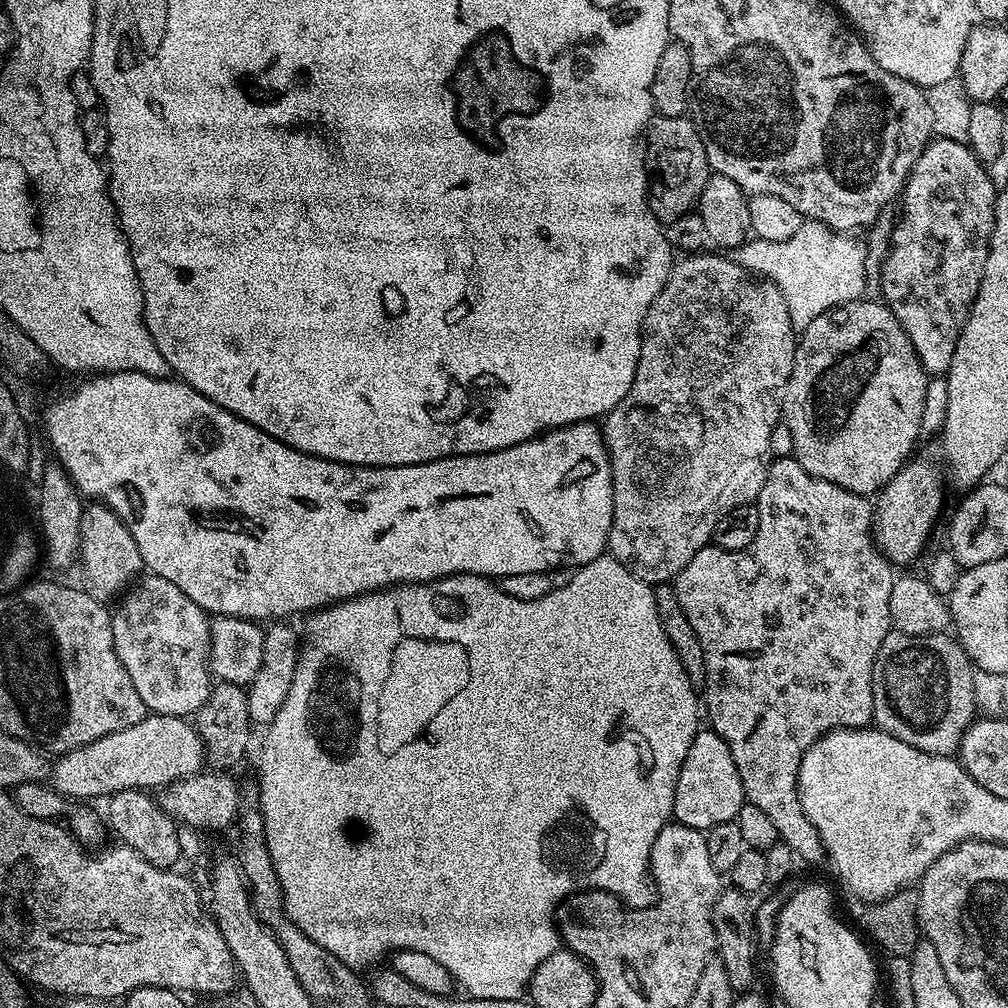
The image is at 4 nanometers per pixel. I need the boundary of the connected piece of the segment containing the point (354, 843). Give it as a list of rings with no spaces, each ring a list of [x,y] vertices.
[[[605,554],[605,555],[602,555],[602,556],[599,556],[599,557],[598,557],[598,558],[594,558],[594,562],[590,562],[590,563],[589,563],[589,564],[582,564],[582,565],[579,565],[579,567],[577,567],[577,568],[576,568],[576,569],[575,569],[575,571],[573,571],[573,572],[572,572],[572,573],[571,573],[571,576],[572,576],[572,581],[570,581],[570,582],[569,582],[569,584],[564,584],[564,585],[562,585],[562,586],[561,586],[561,588],[560,588],[560,585],[559,585],[559,586],[556,586],[556,587],[553,587],[553,589],[552,589],[552,591],[550,591],[550,592],[547,592],[547,593],[546,593],[546,595],[544,595],[544,596],[543,596],[543,597],[542,597],[542,598],[538,598],[538,599],[537,599],[537,600],[519,600],[519,599],[518,599],[518,598],[510,598],[510,594],[506,594],[506,593],[504,593],[504,592],[503,592],[503,591],[502,591],[502,589],[501,589],[501,588],[500,588],[500,585],[499,585],[499,583],[496,583],[496,582],[493,582],[493,581],[492,581],[492,580],[491,580],[491,579],[489,579],[489,577],[486,577],[486,576],[471,576],[471,575],[470,575],[470,574],[458,574],[458,575],[457,575],[457,576],[443,576],[443,578],[442,578],[442,579],[440,579],[440,580],[431,580],[431,581],[430,581],[430,583],[428,583],[428,584],[397,584],[397,585],[395,585],[395,586],[393,586],[393,587],[391,587],[391,588],[381,588],[381,589],[380,589],[380,591],[378,591],[378,592],[367,592],[367,593],[366,593],[366,594],[362,594],[362,595],[361,595],[361,596],[353,596],[353,597],[352,597],[352,599],[351,599],[351,600],[342,600],[342,601],[340,601],[340,603],[338,603],[338,604],[330,604],[330,605],[328,605],[328,607],[326,607],[326,608],[321,608],[321,609],[319,609],[319,610],[317,610],[317,611],[315,611],[315,612],[313,612],[313,613],[311,613],[311,615],[309,615],[309,616],[308,616],[308,617],[307,617],[307,620],[308,620],[308,625],[306,625],[306,626],[305,626],[305,628],[304,628],[304,630],[303,630],[303,628],[302,628],[302,632],[303,632],[303,635],[304,635],[304,636],[305,636],[305,634],[306,634],[306,635],[308,635],[308,641],[306,641],[306,639],[305,639],[305,640],[304,640],[304,641],[303,641],[303,644],[302,644],[302,648],[303,648],[303,651],[301,651],[301,652],[300,652],[300,653],[299,653],[299,660],[298,660],[298,662],[297,662],[297,664],[296,664],[296,669],[295,669],[295,670],[294,670],[294,676],[293,676],[293,684],[292,684],[292,685],[291,685],[291,686],[290,686],[290,690],[289,690],[289,694],[288,694],[288,695],[287,695],[287,696],[286,696],[286,700],[285,700],[285,701],[284,701],[284,702],[283,702],[283,703],[282,703],[282,706],[281,706],[281,709],[280,709],[280,710],[278,710],[278,712],[277,712],[277,716],[276,716],[276,717],[275,717],[275,718],[273,718],[273,720],[272,720],[272,723],[271,723],[271,724],[269,724],[269,725],[267,725],[267,728],[266,728],[266,731],[265,731],[265,732],[268,732],[268,733],[266,733],[266,734],[265,734],[265,736],[264,736],[264,749],[262,749],[262,750],[261,750],[261,752],[260,752],[260,777],[258,777],[258,783],[259,783],[259,785],[260,785],[260,806],[261,806],[261,816],[262,816],[262,818],[263,818],[263,819],[264,819],[264,824],[265,824],[265,840],[266,840],[266,846],[267,846],[267,847],[268,847],[268,850],[269,850],[269,852],[270,852],[270,858],[271,858],[271,859],[272,859],[272,862],[273,862],[273,866],[274,866],[274,870],[275,870],[275,871],[276,871],[276,872],[277,872],[277,878],[278,878],[278,882],[280,882],[280,883],[281,883],[281,888],[282,888],[282,890],[283,890],[283,891],[284,891],[284,906],[285,906],[285,913],[286,913],[286,914],[287,914],[287,916],[288,916],[288,917],[289,917],[289,919],[290,919],[290,920],[292,920],[292,922],[293,922],[293,924],[294,924],[294,926],[296,926],[296,927],[297,927],[297,928],[299,928],[299,930],[302,930],[302,933],[304,933],[304,934],[306,934],[306,936],[307,936],[307,937],[308,937],[308,938],[310,938],[310,939],[312,939],[312,940],[313,940],[313,941],[314,941],[314,942],[316,942],[316,943],[318,943],[318,945],[320,945],[320,946],[322,946],[322,948],[323,948],[323,949],[325,949],[325,950],[328,950],[328,951],[329,951],[329,952],[330,952],[330,954],[334,954],[334,956],[335,956],[335,958],[338,958],[338,959],[340,959],[340,960],[341,960],[341,961],[342,961],[342,963],[345,963],[345,964],[346,964],[346,966],[348,966],[348,967],[350,967],[350,968],[352,968],[352,969],[355,969],[355,970],[363,970],[363,969],[362,969],[362,968],[368,968],[368,967],[369,967],[369,968],[368,968],[368,969],[371,969],[371,968],[372,968],[372,967],[373,967],[373,966],[376,966],[376,965],[372,965],[372,966],[371,966],[371,964],[376,964],[376,963],[378,963],[378,962],[379,962],[379,960],[380,960],[380,959],[382,959],[382,958],[383,958],[383,956],[384,956],[384,955],[386,955],[386,956],[385,956],[385,957],[387,957],[387,956],[388,956],[388,955],[389,955],[389,954],[392,954],[392,953],[397,953],[397,952],[401,952],[401,951],[402,951],[402,950],[418,950],[418,951],[419,951],[419,953],[421,953],[421,954],[430,954],[430,958],[434,958],[434,959],[435,959],[435,960],[436,960],[436,961],[437,961],[437,962],[442,962],[442,966],[446,966],[446,970],[450,970],[450,974],[451,974],[451,975],[452,975],[452,977],[453,977],[453,978],[454,978],[454,980],[455,980],[455,983],[456,983],[456,984],[457,984],[457,985],[459,985],[459,987],[460,987],[460,984],[461,984],[461,986],[462,986],[462,987],[464,987],[464,988],[461,988],[461,989],[463,989],[463,991],[464,991],[464,992],[465,992],[465,993],[467,993],[467,995],[470,995],[470,996],[477,996],[477,997],[478,997],[478,998],[506,998],[506,999],[507,999],[507,1000],[519,1000],[519,999],[521,999],[521,997],[523,997],[523,996],[524,996],[524,995],[525,995],[525,993],[527,993],[527,991],[528,991],[528,983],[529,983],[529,982],[530,982],[530,978],[531,978],[531,977],[532,977],[532,975],[533,975],[533,974],[534,974],[534,970],[538,970],[538,966],[542,966],[542,962],[546,962],[546,958],[550,958],[550,954],[554,954],[554,953],[555,953],[555,952],[557,952],[557,951],[558,951],[558,949],[559,949],[559,948],[560,948],[560,947],[561,947],[561,944],[562,944],[562,941],[561,941],[561,939],[560,939],[560,930],[559,930],[559,927],[558,927],[558,924],[557,924],[557,921],[556,921],[556,920],[555,920],[555,919],[554,919],[554,917],[555,917],[555,916],[556,916],[556,915],[557,915],[557,912],[558,912],[558,909],[559,909],[559,907],[560,907],[560,905],[561,905],[561,904],[563,904],[563,903],[564,903],[564,901],[565,901],[565,900],[567,900],[567,899],[568,899],[568,897],[570,897],[570,896],[575,896],[575,895],[576,895],[576,893],[578,893],[578,892],[591,892],[591,891],[593,891],[593,890],[595,890],[595,891],[597,891],[597,892],[613,892],[613,893],[614,893],[614,895],[615,895],[615,896],[619,896],[619,897],[620,897],[620,899],[621,899],[621,901],[623,901],[623,903],[624,903],[624,904],[625,904],[625,905],[627,905],[627,907],[630,907],[630,908],[651,908],[651,907],[653,907],[653,905],[655,905],[655,903],[656,903],[656,901],[657,901],[657,899],[658,899],[658,893],[657,893],[657,891],[656,891],[656,886],[655,886],[655,883],[654,883],[654,881],[653,881],[653,879],[652,879],[652,873],[651,873],[651,871],[650,871],[650,869],[651,869],[651,866],[652,866],[652,847],[653,847],[653,846],[654,846],[654,838],[658,838],[658,834],[659,834],[659,833],[660,833],[660,831],[662,831],[662,830],[663,830],[663,828],[664,828],[664,825],[665,825],[665,824],[667,824],[667,823],[669,823],[669,821],[671,821],[671,820],[672,820],[672,819],[673,819],[673,815],[672,815],[672,807],[673,807],[673,806],[674,806],[674,790],[675,790],[675,789],[676,789],[676,787],[677,787],[677,786],[678,786],[678,774],[679,774],[679,773],[680,773],[680,771],[681,771],[681,770],[682,770],[682,762],[683,762],[683,761],[684,761],[684,759],[685,759],[685,758],[686,758],[686,753],[687,753],[687,752],[689,752],[689,750],[690,750],[690,742],[694,742],[694,738],[695,738],[695,737],[696,737],[696,733],[697,733],[697,732],[699,732],[699,731],[701,731],[701,728],[702,728],[702,704],[701,704],[701,701],[700,701],[700,700],[699,700],[699,699],[698,699],[698,688],[697,688],[697,685],[695,685],[695,684],[693,684],[693,682],[692,682],[692,680],[691,680],[691,678],[689,678],[689,677],[688,677],[688,675],[687,675],[687,674],[686,674],[686,670],[682,670],[682,662],[678,662],[678,654],[677,654],[677,653],[676,653],[676,651],[675,651],[675,650],[674,650],[674,646],[673,646],[673,645],[672,645],[672,643],[671,643],[671,642],[670,642],[670,638],[666,638],[666,630],[662,630],[662,622],[661,622],[661,621],[660,621],[660,619],[659,619],[659,618],[658,618],[658,606],[654,606],[654,594],[653,594],[653,593],[652,593],[652,589],[653,589],[653,585],[651,585],[651,584],[647,584],[647,583],[646,583],[646,582],[642,582],[642,581],[641,581],[641,580],[640,580],[640,579],[639,579],[639,578],[638,578],[638,577],[636,577],[636,576],[635,576],[635,575],[634,575],[634,574],[630,574],[630,570],[626,570],[626,566],[622,566],[622,562],[618,562],[618,561],[617,561],[617,560],[616,560],[616,559],[614,559],[614,557],[613,557],[613,556],[612,556],[612,555],[610,555],[610,554]]]

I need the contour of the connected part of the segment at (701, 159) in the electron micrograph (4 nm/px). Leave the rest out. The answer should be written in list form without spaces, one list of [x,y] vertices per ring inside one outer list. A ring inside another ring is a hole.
[[[653,115],[646,133],[646,167],[648,169],[648,205],[661,224],[673,224],[682,214],[693,211],[700,203],[710,169],[706,146],[687,115]]]

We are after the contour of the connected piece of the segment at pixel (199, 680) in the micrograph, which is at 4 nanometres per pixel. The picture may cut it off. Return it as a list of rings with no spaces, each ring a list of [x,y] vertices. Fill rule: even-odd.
[[[151,574],[145,575],[145,580],[133,583],[119,597],[117,608],[112,612],[112,629],[114,630],[114,650],[118,654],[118,658],[122,662],[122,666],[126,666],[126,674],[130,674],[130,682],[134,682],[134,690],[138,690],[138,698],[142,698],[145,709],[149,713],[158,716],[182,716],[185,718],[191,717],[199,712],[200,707],[208,700],[208,695],[211,694],[214,687],[214,677],[210,667],[210,657],[212,655],[212,626],[210,623],[209,613],[205,612],[191,600],[186,598],[186,594],[182,594],[182,590],[178,590],[178,586],[174,586],[174,582],[166,582],[166,578],[154,576]]]

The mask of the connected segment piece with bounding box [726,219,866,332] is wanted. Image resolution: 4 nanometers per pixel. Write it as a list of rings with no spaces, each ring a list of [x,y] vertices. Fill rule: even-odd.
[[[805,219],[797,233],[783,242],[751,237],[727,251],[728,260],[748,272],[772,280],[782,290],[787,312],[798,332],[819,314],[864,295],[866,245],[849,233],[836,232],[817,220]]]

